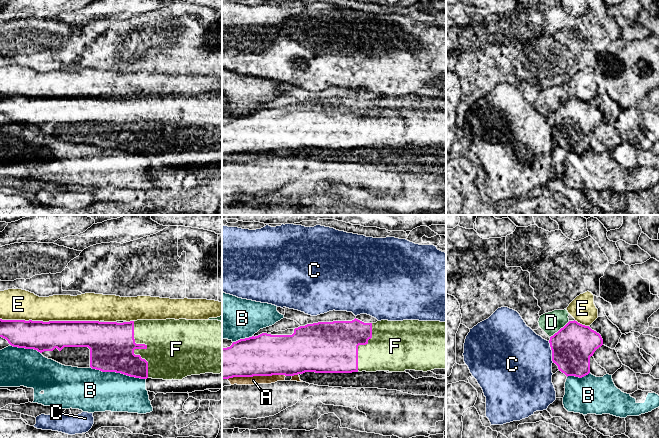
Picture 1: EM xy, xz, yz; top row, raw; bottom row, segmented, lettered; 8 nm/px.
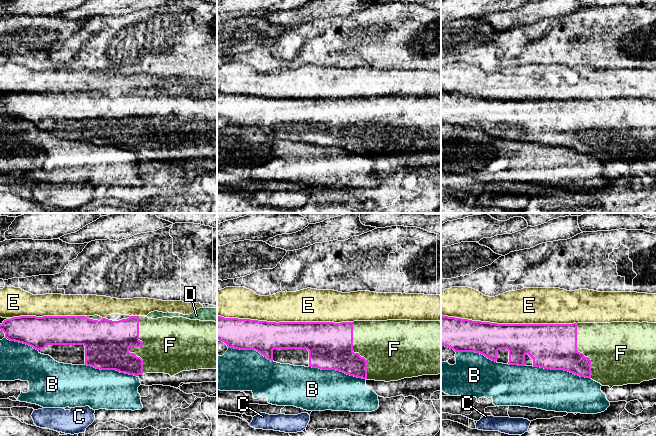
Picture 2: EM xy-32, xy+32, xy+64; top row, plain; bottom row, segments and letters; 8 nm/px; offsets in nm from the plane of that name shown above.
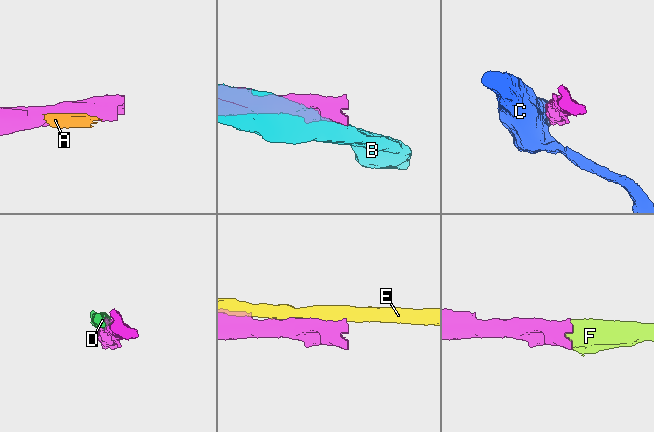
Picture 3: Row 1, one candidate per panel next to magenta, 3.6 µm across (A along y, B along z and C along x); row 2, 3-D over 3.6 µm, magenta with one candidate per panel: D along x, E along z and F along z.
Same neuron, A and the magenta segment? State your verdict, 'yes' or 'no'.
no

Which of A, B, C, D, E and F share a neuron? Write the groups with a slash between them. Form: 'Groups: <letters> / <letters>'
Groups: A / B / C / D / E / F

